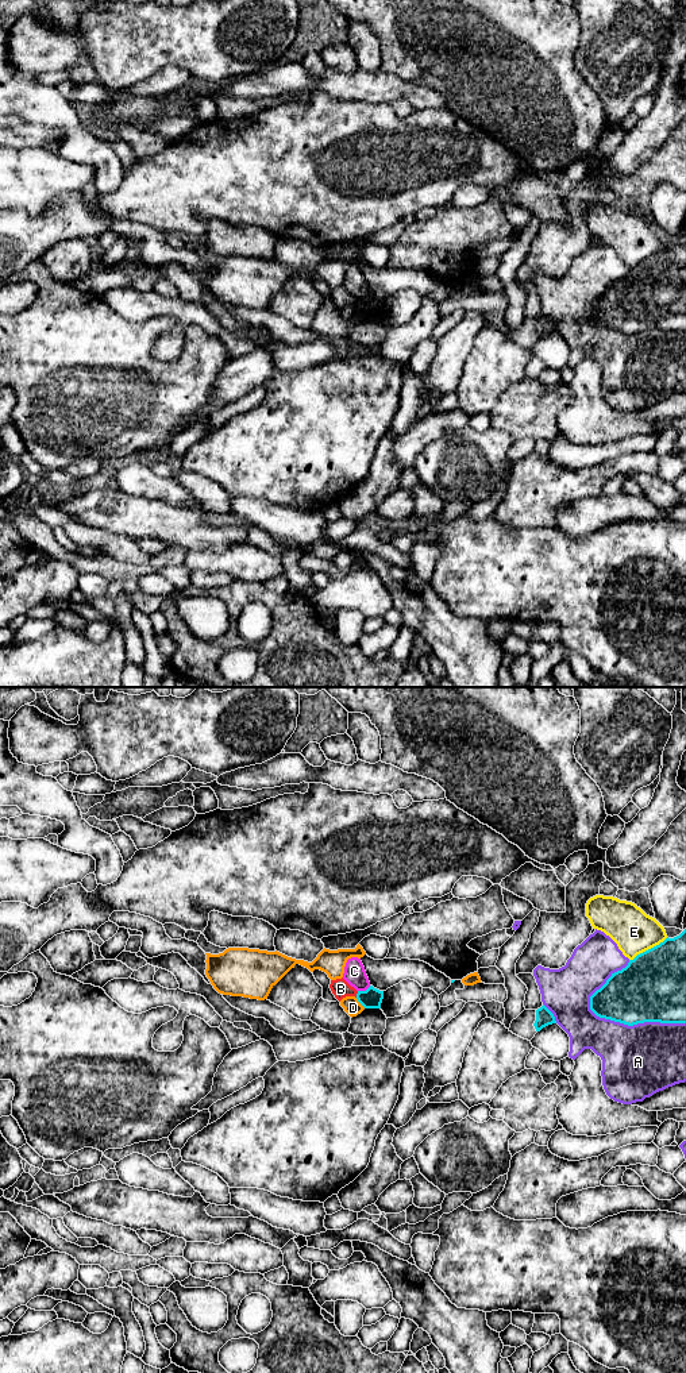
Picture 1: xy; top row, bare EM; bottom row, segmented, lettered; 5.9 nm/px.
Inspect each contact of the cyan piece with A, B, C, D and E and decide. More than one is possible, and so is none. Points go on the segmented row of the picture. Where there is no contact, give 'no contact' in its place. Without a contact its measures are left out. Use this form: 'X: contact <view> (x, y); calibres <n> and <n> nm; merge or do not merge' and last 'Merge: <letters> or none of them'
A: contact xy (632, 1025); calibres 400 and 420 nm; do not merge
B: contact xy (357, 994); calibres 120 and 110 nm; do not merge
C: contact xy (363, 991); calibres 120 and 130 nm; do not merge
D: contact xy (361, 1003); calibres 120 and 100 nm; do not merge
E: contact xy (648, 949); calibres 400 and 260 nm; do not merge
Merge: none of them

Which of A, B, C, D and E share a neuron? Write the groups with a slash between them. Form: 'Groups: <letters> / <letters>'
Groups: A / B / C / D / E

